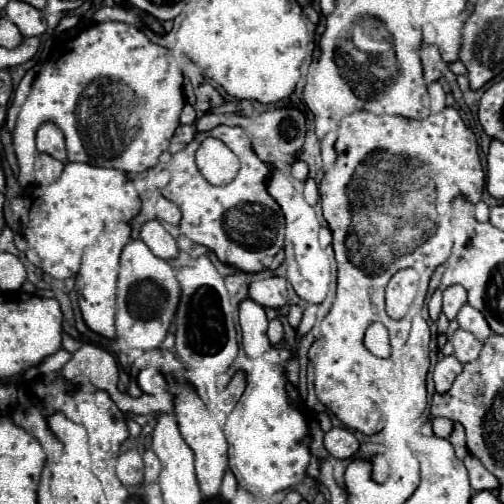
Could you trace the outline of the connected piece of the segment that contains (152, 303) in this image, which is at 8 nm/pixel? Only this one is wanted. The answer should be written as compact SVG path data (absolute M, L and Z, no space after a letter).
M141 239L127 241L119 261L117 315L115 315L117 333L127 341L127 345L137 349L157 349L167 335L169 323L177 307L177 297L179 285L173 267L165 259L155 257Z

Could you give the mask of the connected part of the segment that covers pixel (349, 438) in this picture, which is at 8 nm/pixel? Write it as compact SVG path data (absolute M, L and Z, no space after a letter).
M333 427L325 433L325 449L337 459L351 459L359 451L359 441L349 429Z

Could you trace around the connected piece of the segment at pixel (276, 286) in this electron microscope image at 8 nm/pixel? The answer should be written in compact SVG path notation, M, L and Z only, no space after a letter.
M271 277L271 279L261 279L251 283L249 297L259 303L261 307L269 307L279 311L281 307L287 305L287 281L283 277Z

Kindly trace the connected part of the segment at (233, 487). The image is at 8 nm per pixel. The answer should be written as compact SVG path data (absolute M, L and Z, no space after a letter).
M231 469L225 471L225 477L223 477L220 495L221 497L229 502L231 501L237 493L237 477Z

